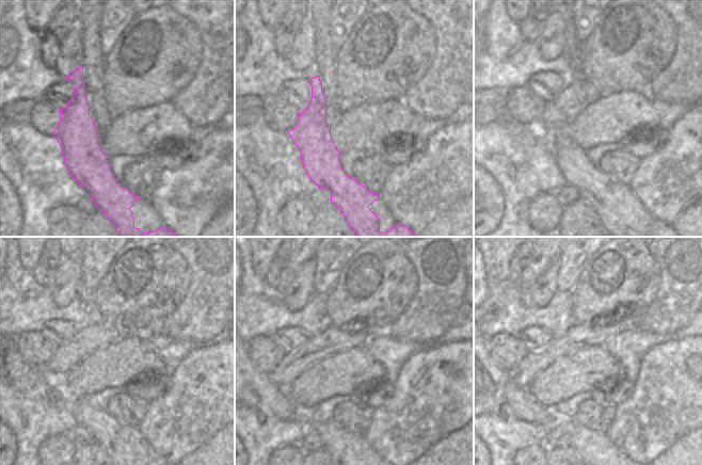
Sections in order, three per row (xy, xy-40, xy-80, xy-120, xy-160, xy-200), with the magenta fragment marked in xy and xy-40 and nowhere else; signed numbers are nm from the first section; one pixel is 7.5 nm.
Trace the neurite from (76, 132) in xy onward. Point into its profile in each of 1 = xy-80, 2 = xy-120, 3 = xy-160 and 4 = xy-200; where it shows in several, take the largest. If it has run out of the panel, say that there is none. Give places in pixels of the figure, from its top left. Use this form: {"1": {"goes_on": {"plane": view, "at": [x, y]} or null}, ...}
{"1": {"goes_on": {"plane": "xy-80", "at": [560, 155]}}, "2": {"goes_on": {"plane": "xy-120", "at": [117, 441]}}, "3": {"goes_on": {"plane": "xy-160", "at": [351, 452]}}, "4": {"goes_on": {"plane": "xy-200", "at": [589, 448]}}}

